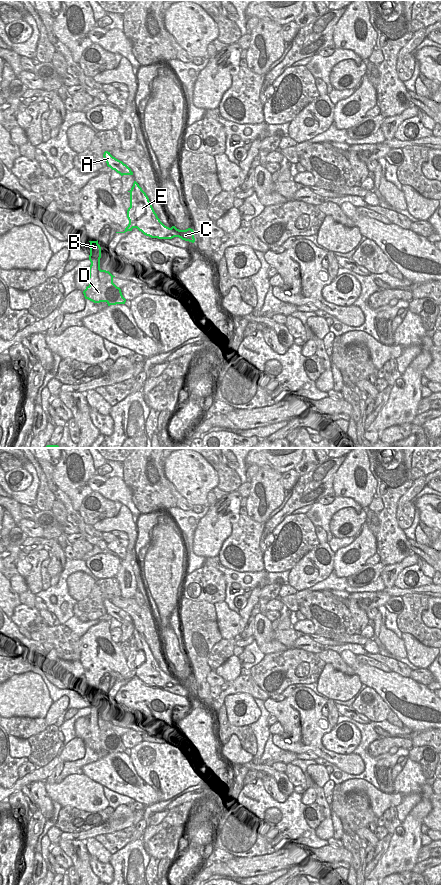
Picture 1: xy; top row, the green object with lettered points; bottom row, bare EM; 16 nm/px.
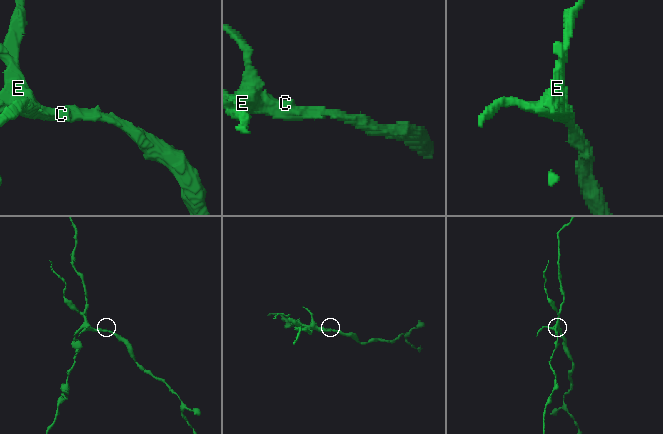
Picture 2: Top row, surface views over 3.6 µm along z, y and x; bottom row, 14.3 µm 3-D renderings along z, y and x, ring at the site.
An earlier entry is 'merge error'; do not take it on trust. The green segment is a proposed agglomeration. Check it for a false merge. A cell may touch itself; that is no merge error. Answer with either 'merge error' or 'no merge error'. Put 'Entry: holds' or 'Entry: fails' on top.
Entry: holds
merge error

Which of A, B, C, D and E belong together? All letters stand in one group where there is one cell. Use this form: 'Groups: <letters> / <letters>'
Groups: A C E / B D

